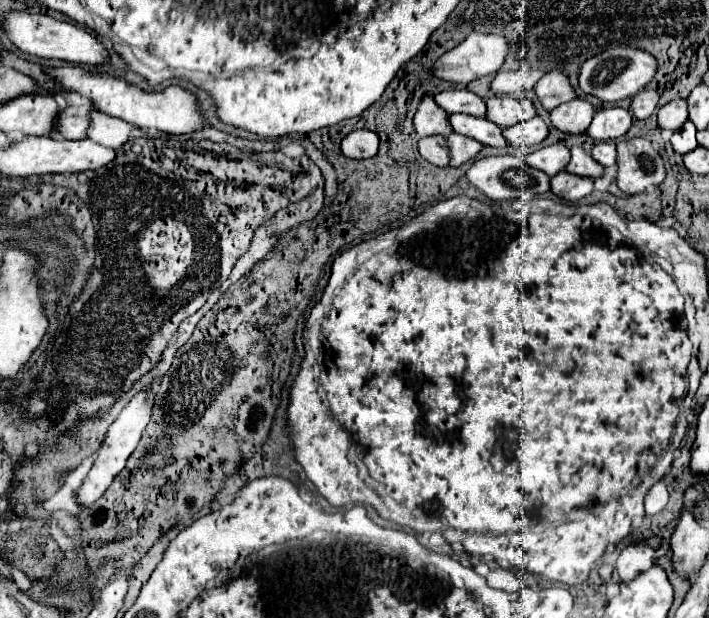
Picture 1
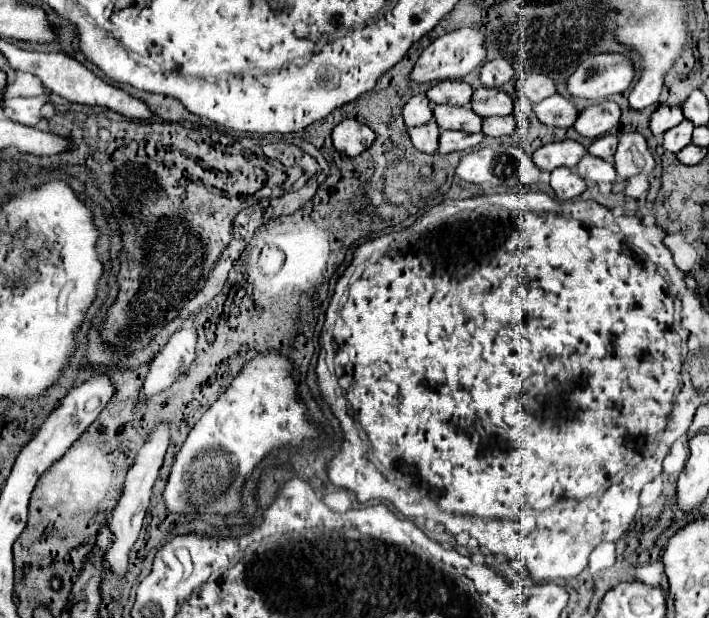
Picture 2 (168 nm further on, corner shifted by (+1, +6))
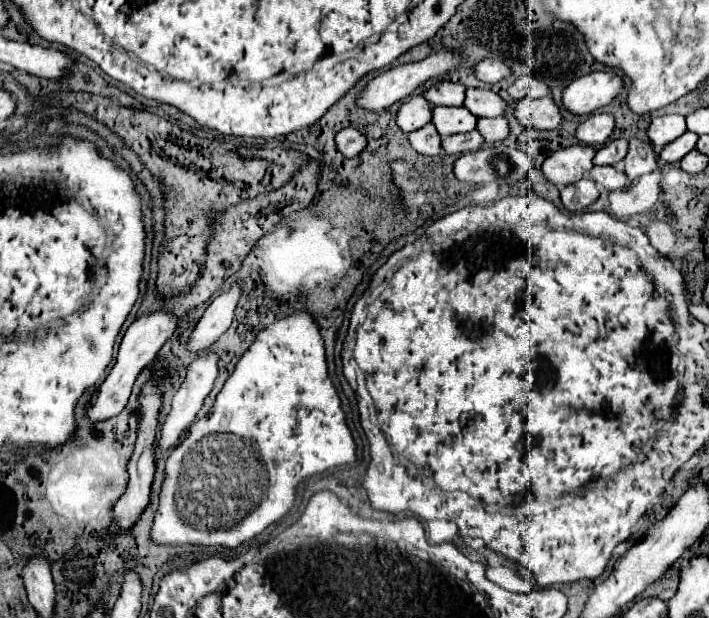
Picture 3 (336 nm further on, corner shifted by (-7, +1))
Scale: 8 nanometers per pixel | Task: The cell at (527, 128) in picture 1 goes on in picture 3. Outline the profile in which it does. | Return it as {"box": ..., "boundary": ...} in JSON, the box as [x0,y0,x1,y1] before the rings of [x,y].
{"box":[478,116,510,144],"boundary":[[[504,116],[500,118],[480,118],[478,120],[478,132],[484,136],[484,140],[488,144],[494,144],[494,142],[500,142],[504,138],[508,138],[510,134],[510,126],[508,126],[508,120]]]}

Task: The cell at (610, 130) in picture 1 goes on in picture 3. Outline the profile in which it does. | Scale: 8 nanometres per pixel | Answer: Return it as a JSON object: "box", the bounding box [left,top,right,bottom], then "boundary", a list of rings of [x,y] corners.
{"box":[576,112,616,146],"boundary":[[[598,112],[598,114],[592,114],[588,116],[576,130],[576,138],[584,144],[590,144],[590,146],[602,146],[608,142],[608,138],[612,136],[614,132],[614,124],[616,120],[612,118],[612,114],[606,114],[606,112]]]}

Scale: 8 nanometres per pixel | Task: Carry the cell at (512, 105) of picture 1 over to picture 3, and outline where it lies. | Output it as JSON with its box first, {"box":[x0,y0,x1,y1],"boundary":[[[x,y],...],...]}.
{"box":[464,88,506,118],"boundary":[[[468,88],[464,106],[476,116],[476,118],[496,118],[506,114],[506,102],[492,90],[482,88]]]}

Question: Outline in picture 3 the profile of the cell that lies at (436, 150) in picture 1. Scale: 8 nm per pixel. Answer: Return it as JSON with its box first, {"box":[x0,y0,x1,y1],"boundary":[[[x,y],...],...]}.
{"box":[408,124,442,156],"boundary":[[[426,124],[424,128],[410,132],[408,140],[412,144],[412,148],[424,156],[438,156],[442,154],[442,138],[438,134],[438,130],[434,128],[434,124]]]}

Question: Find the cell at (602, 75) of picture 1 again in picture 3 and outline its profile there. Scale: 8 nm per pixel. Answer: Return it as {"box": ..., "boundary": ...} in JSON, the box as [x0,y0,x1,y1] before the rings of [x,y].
{"box":[562,70,624,114],"boundary":[[[596,70],[576,78],[562,94],[564,106],[572,114],[592,114],[610,104],[624,88],[624,80],[614,72]]]}

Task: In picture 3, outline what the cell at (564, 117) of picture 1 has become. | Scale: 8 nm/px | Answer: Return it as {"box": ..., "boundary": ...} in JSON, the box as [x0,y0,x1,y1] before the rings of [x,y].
{"box":[518,96,564,130],"boundary":[[[546,96],[546,98],[522,98],[518,100],[518,120],[522,126],[532,126],[538,130],[556,130],[562,126],[564,116],[556,102]]]}

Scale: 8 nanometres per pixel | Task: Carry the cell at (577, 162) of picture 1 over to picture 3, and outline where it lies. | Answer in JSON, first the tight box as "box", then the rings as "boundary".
{"box":[588,166,628,190],"boundary":[[[594,166],[588,176],[606,190],[622,190],[628,186],[628,178],[624,172],[618,172],[614,166]]]}

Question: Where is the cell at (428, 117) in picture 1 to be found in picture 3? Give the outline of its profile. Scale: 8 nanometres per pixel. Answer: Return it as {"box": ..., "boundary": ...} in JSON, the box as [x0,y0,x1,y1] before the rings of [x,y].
{"box":[398,96,432,132],"boundary":[[[412,96],[406,100],[398,112],[398,126],[404,132],[414,132],[432,120],[432,104],[424,96]]]}

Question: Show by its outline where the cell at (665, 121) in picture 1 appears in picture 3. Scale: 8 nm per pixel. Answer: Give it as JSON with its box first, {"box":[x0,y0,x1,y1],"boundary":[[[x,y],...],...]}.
{"box":[648,114,686,148],"boundary":[[[666,114],[660,118],[654,118],[650,128],[648,128],[648,136],[654,144],[654,148],[662,148],[668,142],[676,140],[678,136],[682,136],[686,132],[686,118],[680,114]]]}

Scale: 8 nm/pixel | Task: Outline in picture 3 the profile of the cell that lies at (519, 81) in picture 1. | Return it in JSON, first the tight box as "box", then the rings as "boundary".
{"box":[476,58,512,84],"boundary":[[[486,58],[486,60],[480,60],[476,64],[476,78],[482,80],[482,82],[488,82],[488,84],[496,84],[504,78],[512,76],[512,70],[500,62],[500,60],[492,60],[492,58]]]}

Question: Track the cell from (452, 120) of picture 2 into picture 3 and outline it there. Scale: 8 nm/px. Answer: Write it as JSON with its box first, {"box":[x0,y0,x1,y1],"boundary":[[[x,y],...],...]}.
{"box":[432,108,478,138],"boundary":[[[434,108],[432,110],[432,124],[436,126],[438,134],[442,138],[460,134],[460,132],[472,132],[476,128],[478,118],[470,114],[470,110],[462,108]]]}

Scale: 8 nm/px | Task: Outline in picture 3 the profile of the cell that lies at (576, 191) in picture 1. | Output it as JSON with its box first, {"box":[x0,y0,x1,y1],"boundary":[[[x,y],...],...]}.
{"box":[560,178,598,212],"boundary":[[[582,178],[580,182],[566,184],[560,190],[560,196],[562,196],[562,204],[568,212],[578,212],[578,210],[584,210],[586,206],[590,206],[598,198],[598,188],[590,178]]]}

